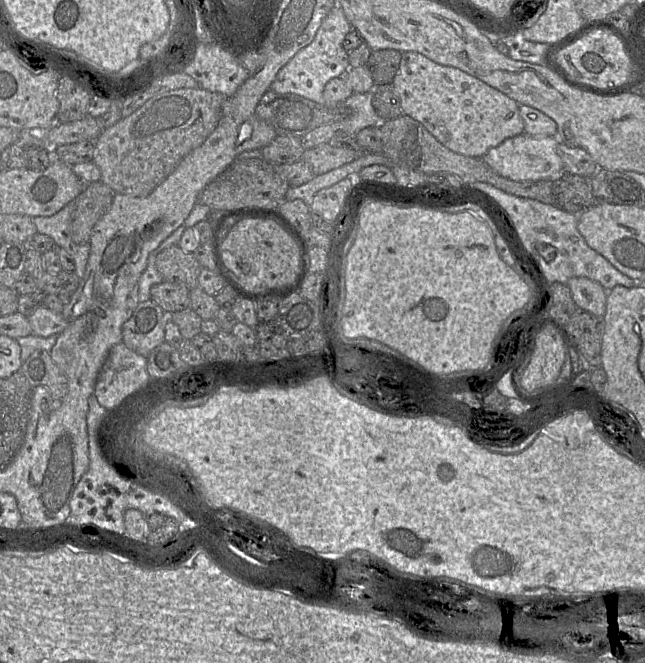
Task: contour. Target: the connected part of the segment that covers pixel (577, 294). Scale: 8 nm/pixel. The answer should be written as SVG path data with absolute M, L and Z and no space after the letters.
M572 277L566 283L578 309L602 318L606 310L607 293L601 284L585 277Z

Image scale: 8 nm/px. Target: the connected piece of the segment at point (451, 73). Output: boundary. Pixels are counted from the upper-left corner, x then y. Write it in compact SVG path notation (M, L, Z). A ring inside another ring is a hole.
M414 51L402 52L402 59L398 67L398 73L395 76L392 86L396 94L400 98L402 113L412 117L413 119L421 123L442 145L444 145L445 147L447 147L448 149L457 154L461 154L468 157L481 158L491 148L498 146L504 140L524 133L524 121L519 112L519 107L521 104L509 98L508 96L498 91L497 89L469 75L468 73L452 66L446 66L436 63L419 52Z

